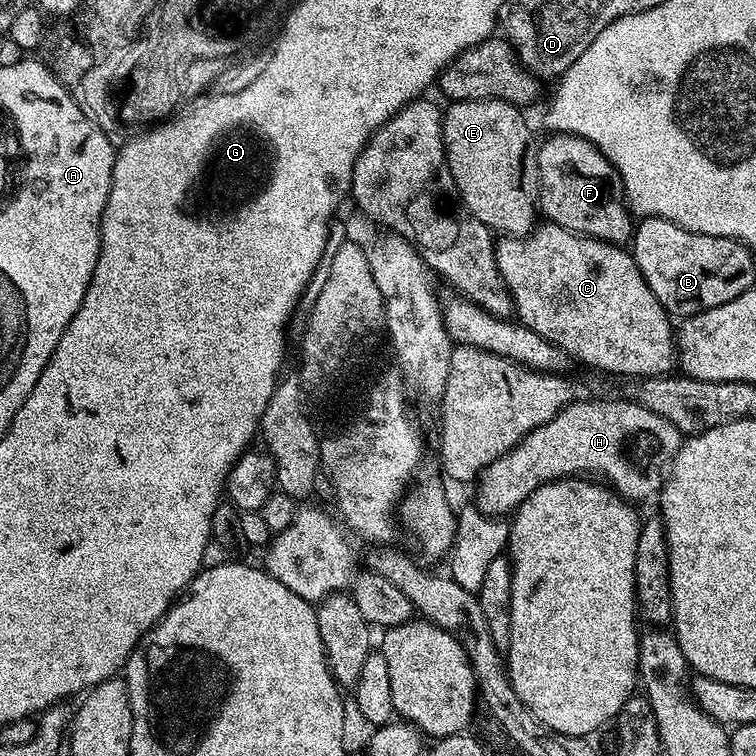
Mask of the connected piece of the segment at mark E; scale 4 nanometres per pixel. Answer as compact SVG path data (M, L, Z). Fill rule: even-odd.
M457 100L447 107L442 112L444 153L463 211L501 237L528 235L538 220L540 175L523 111L506 100Z

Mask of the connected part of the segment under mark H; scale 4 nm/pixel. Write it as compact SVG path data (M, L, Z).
M617 398L617 400L576 400L566 406L550 422L538 426L524 440L506 454L502 454L494 462L490 462L478 477L476 499L474 504L487 516L503 517L506 512L511 513L538 486L550 484L565 478L595 478L600 482L607 482L612 491L624 497L629 502L648 500L659 493L666 475L666 469L682 443L682 433L666 418L658 418L654 410L646 410L646 406L637 404L634 400Z

